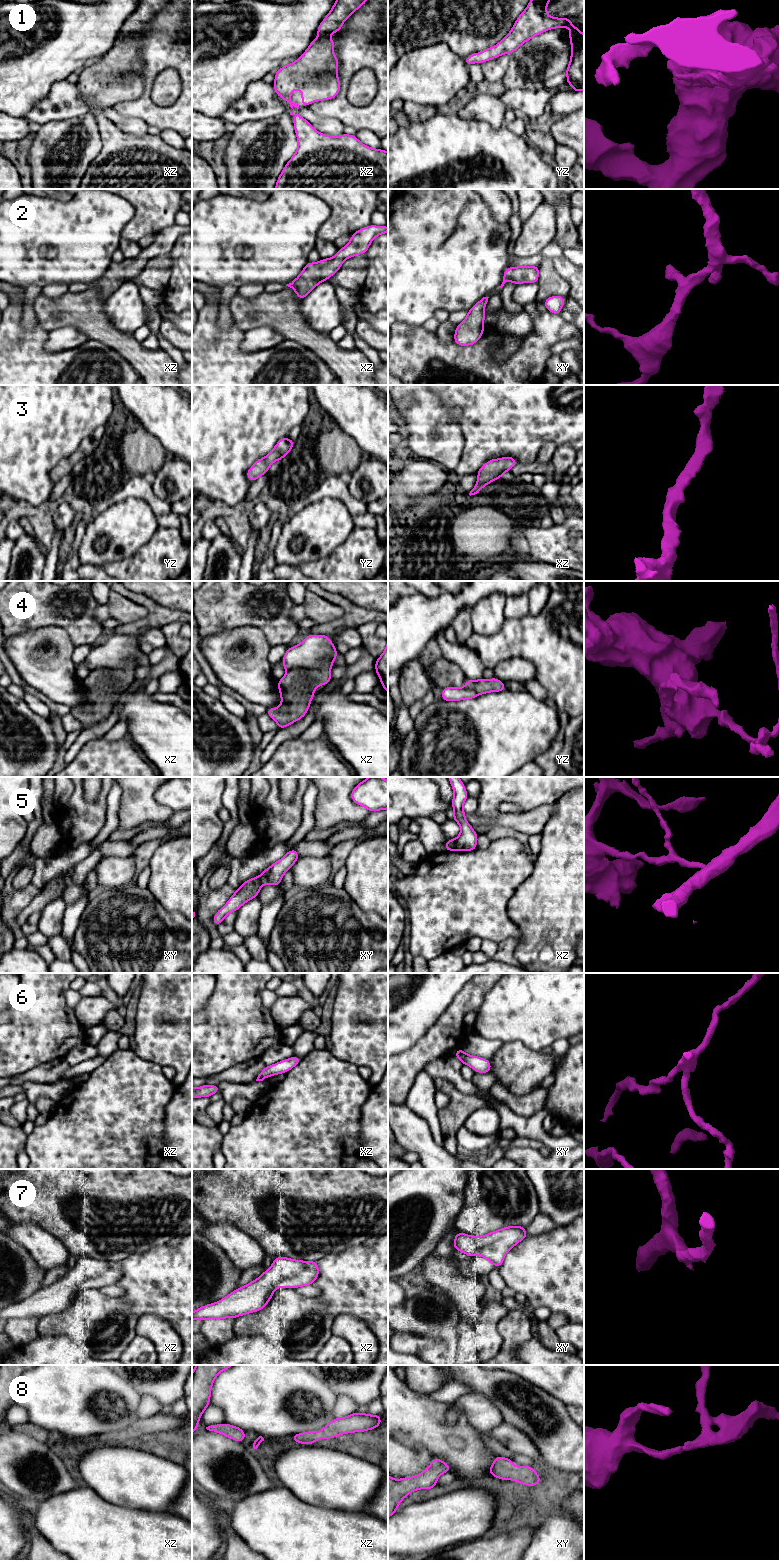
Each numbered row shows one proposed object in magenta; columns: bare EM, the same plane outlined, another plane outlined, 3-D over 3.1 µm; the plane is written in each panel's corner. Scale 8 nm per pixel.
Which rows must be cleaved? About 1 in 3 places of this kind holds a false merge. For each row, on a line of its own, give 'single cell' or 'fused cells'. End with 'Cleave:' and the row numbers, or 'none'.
1: single cell
2: single cell
3: single cell
4: fused cells
5: fused cells
6: single cell
7: single cell
8: single cell
Cleave: 4, 5

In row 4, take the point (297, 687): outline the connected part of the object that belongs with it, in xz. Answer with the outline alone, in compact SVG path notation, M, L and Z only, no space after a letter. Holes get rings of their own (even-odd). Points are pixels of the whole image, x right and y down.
M327 660L321 668L288 670L277 682L281 706L268 708L266 714L276 721L278 729L283 729L305 716L316 687L332 680L330 667L331 663Z

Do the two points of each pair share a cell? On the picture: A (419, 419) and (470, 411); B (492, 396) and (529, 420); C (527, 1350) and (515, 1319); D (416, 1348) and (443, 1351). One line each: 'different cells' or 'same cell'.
A: different cells
B: same cell
C: different cells
D: same cell

